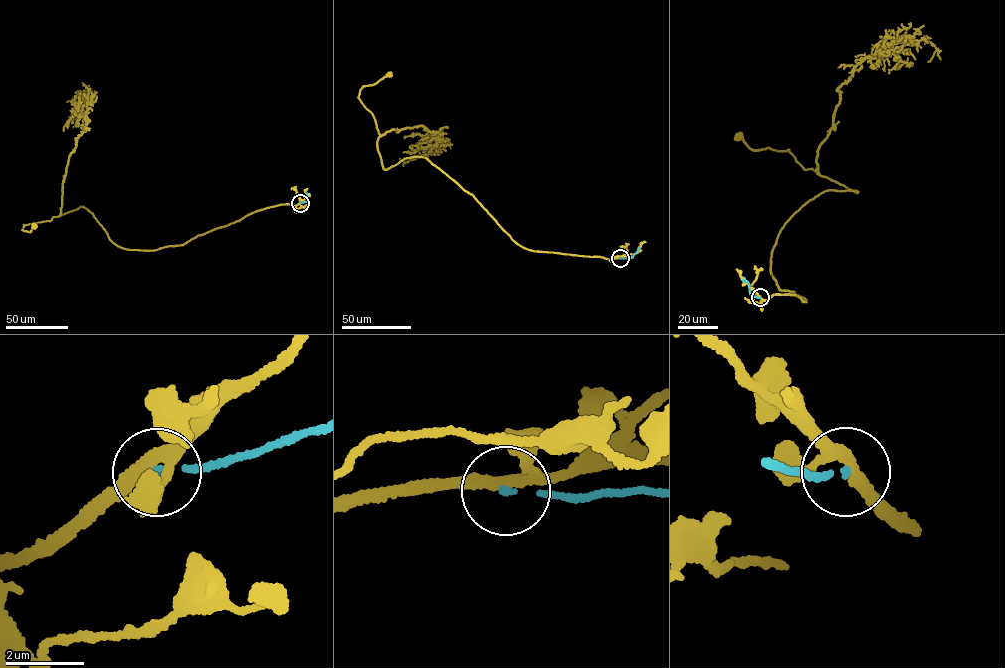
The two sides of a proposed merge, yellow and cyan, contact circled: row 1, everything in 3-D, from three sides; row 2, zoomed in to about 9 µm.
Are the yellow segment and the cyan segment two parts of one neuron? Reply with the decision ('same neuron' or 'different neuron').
different neuron

